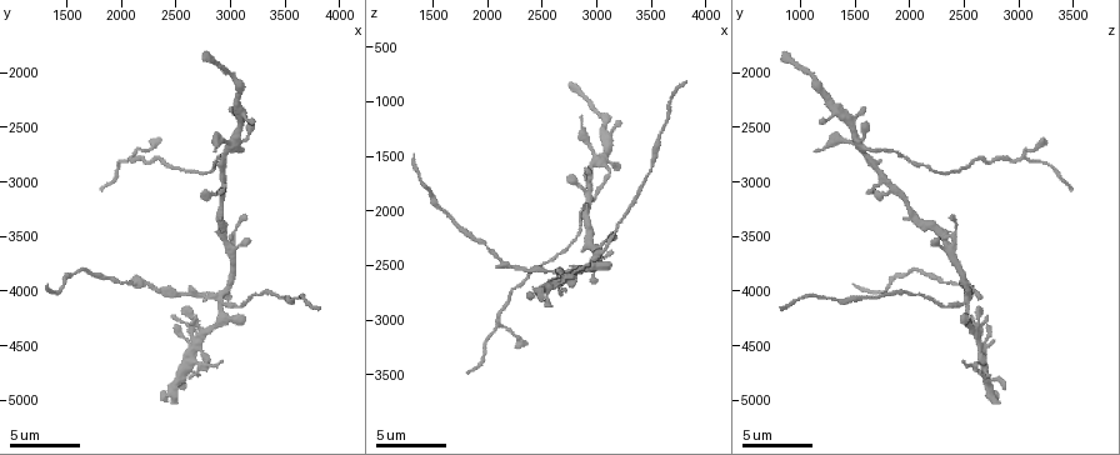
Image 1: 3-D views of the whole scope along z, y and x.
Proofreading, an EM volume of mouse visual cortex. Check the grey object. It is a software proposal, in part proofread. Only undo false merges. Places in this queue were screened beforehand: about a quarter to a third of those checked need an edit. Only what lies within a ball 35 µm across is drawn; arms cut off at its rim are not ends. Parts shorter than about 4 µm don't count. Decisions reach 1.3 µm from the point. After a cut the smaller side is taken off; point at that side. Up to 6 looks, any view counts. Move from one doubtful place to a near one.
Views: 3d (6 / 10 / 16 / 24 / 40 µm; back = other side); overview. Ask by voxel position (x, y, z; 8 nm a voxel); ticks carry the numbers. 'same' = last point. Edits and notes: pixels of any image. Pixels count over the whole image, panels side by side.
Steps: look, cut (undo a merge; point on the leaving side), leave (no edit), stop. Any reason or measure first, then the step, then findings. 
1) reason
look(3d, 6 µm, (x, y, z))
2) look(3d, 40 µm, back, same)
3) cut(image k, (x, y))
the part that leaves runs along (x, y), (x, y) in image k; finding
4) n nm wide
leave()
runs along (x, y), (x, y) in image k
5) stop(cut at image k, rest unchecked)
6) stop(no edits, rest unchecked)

side arm on a straight run
look(3d, 10 µm, (2900, 3220, 1960))

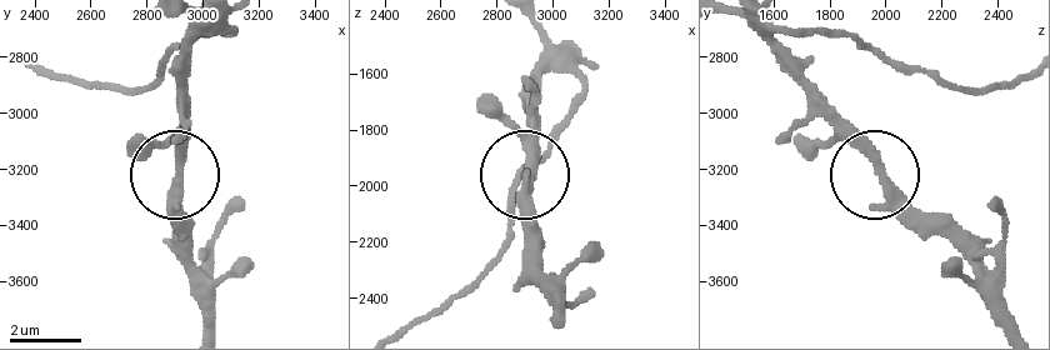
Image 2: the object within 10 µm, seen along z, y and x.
250 nm wide
leave()
runs along (883, 165), (885, 180), (964, 258) in image 2; continuous, no second neuron

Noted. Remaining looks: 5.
four or more arms meet
look(3d, 10 µm, (2860, 4060, 2520))

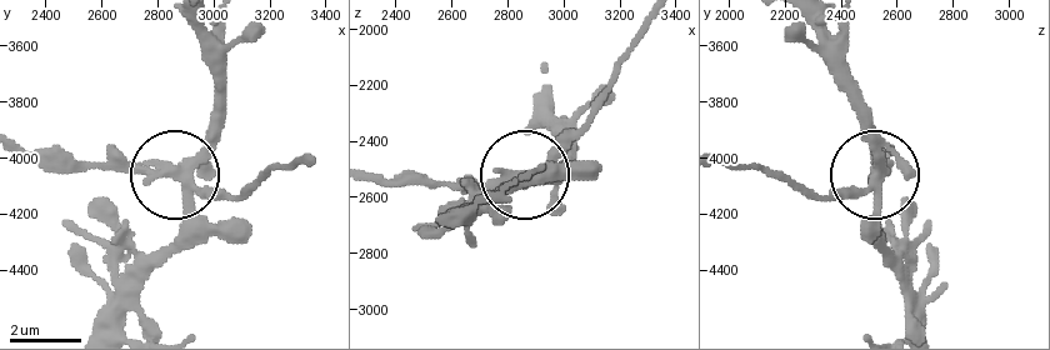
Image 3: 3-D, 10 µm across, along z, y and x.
4 arms
cut(image 3, (125, 166))
the part that leaves runs along (178, 178), (46, 169), (20, 156) in image 3; two neurons meet here

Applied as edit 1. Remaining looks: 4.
see it whole again
look(overview)

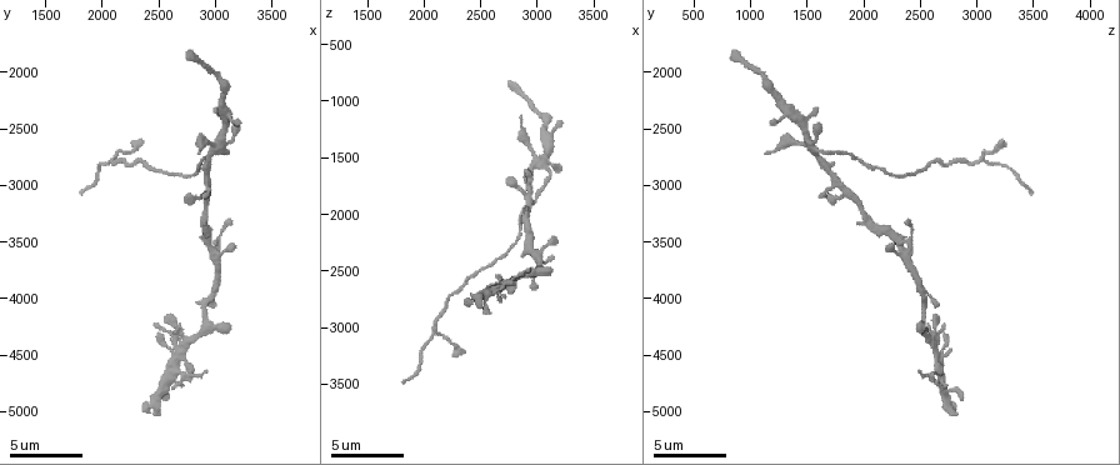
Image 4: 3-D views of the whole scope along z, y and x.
looks like a crossing
look(3d, 6 µm, (3080, 2680, 1560))

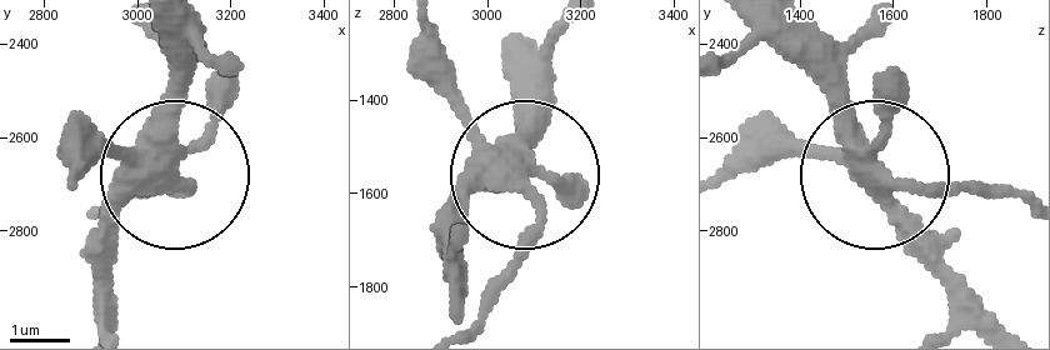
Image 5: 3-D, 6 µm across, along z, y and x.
other side
look(3d, 6 µm, back, (3065, 2655, 1550))

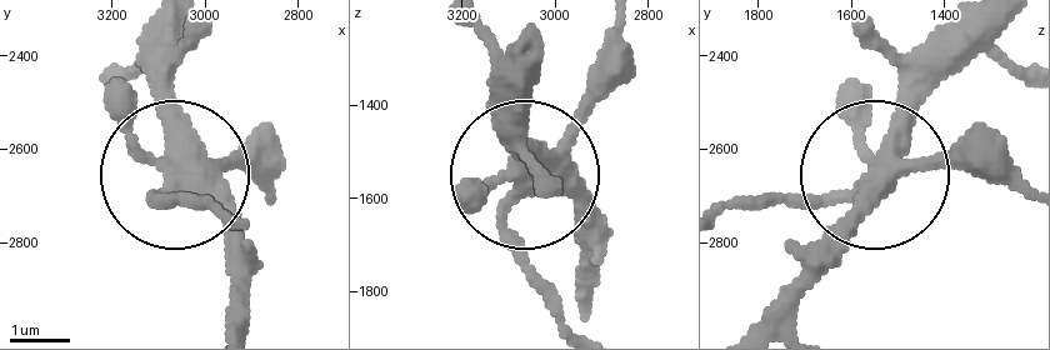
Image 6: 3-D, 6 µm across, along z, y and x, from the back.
side arm 10 µm
cut(image 6, (195, 205))
the part that leaves runs along (154, 209), (214, 209) in image 6; a second neuron is stuck on

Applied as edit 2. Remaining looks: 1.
stop(cut at image 3, cut at image 6, rest unchecked)

